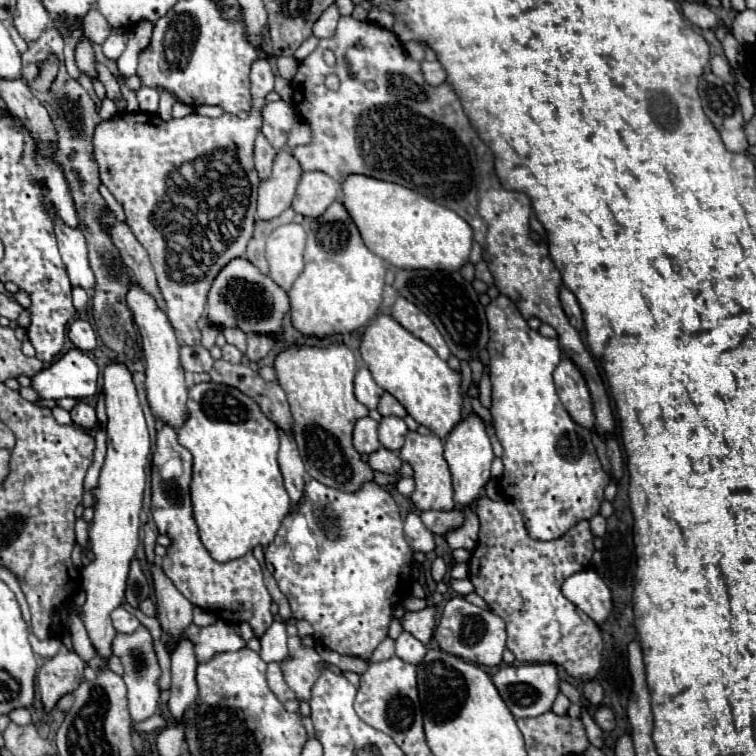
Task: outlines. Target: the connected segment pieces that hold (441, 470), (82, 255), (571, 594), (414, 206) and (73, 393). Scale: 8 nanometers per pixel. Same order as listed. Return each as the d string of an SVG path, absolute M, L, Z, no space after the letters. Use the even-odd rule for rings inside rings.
M408 431L406 443L400 449L400 459L408 461L414 469L414 481L416 481L416 491L412 493L412 501L420 511L426 509L436 509L436 511L450 511L454 507L452 501L452 481L450 481L450 471L448 463L442 455L444 443L436 435L420 435L416 431Z
M44 203L48 215L54 219L54 233L58 241L58 249L62 255L62 261L66 265L68 277L72 285L80 285L86 291L94 287L94 273L88 267L88 251L86 251L86 239L82 231L76 227L68 227L54 207L54 203Z
M584 569L570 575L562 583L562 593L596 623L604 623L612 609L610 589L592 569Z
M354 173L342 181L340 203L356 223L364 245L394 267L458 271L468 261L472 249L470 225L452 209L408 187Z
M70 349L64 353L58 361L54 361L50 367L42 369L40 375L32 377L32 389L38 391L42 399L64 399L64 397L74 397L74 399L88 399L98 393L98 377L100 369L98 365L80 349Z

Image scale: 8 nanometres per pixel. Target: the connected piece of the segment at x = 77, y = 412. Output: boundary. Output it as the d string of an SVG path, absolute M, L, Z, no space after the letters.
M80 401L80 403L70 411L70 415L72 415L74 425L78 425L78 427L82 427L82 429L92 431L92 429L96 429L96 427L98 427L94 407L90 407L90 405L88 405L88 403L84 403L84 401Z

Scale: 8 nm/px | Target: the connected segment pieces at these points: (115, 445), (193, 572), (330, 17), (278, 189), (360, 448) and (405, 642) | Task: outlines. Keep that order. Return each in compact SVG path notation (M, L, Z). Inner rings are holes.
M112 363L106 365L102 375L102 389L106 395L106 415L108 415L108 453L100 471L98 487L92 491L98 497L98 507L94 511L94 521L90 525L90 543L94 561L82 569L82 585L86 591L86 603L82 605L80 619L84 621L90 639L98 651L98 655L108 657L112 655L110 643L116 635L112 627L110 613L122 605L124 589L128 579L130 561L136 555L138 547L138 531L140 531L140 507L142 507L142 493L146 483L146 459L150 453L150 437L144 423L144 413L138 403L136 387L132 383L130 371L120 365Z
M164 423L156 433L156 451L152 457L152 517L158 533L168 535L172 541L162 559L162 571L192 605L208 609L218 619L232 625L246 621L252 625L256 637L260 637L272 625L272 599L262 581L262 569L252 553L236 559L236 563L218 563L208 555L192 517L190 481L192 455L180 445L176 429Z
M336 5L328 7L328 9L322 13L322 17L316 21L316 25L314 25L314 37L318 37L318 39L332 37L332 35L336 33L338 19L340 19L338 7L336 7Z
M282 149L272 167L270 179L262 181L258 191L258 219L278 217L292 205L298 183L302 177L302 167L290 149Z
M362 417L354 425L354 447L358 453L374 453L380 449L378 441L378 421L372 417Z
M404 631L396 639L396 657L400 657L402 661L412 663L412 665L418 665L424 655L426 655L426 647L418 639L414 639L410 633Z

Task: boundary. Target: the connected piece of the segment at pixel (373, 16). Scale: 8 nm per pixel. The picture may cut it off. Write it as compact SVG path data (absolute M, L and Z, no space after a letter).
M372 7L372 11L368 13L368 21L384 27L384 29L392 29L394 27L394 17L386 11L378 11L376 7Z

